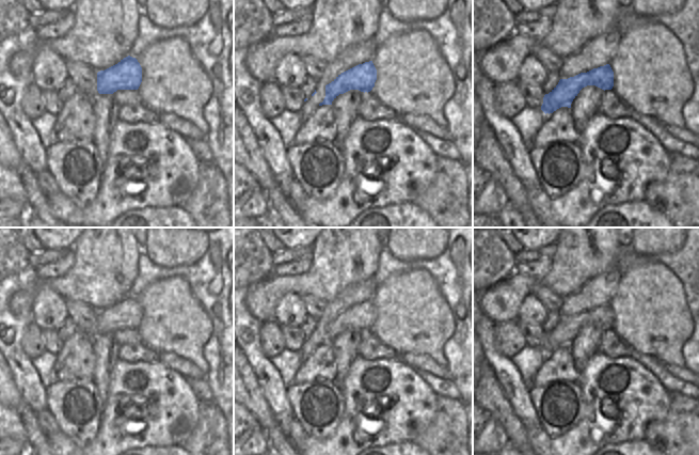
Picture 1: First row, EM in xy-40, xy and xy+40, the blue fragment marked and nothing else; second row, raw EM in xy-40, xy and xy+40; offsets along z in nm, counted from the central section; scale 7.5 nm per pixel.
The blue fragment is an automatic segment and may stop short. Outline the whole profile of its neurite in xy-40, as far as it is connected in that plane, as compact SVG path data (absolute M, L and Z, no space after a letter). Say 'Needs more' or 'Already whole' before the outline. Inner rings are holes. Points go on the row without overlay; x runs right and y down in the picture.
Already whole. M130 295L97 312L99 333L113 333L117 329L138 329L141 321L142 307L136 297Z

